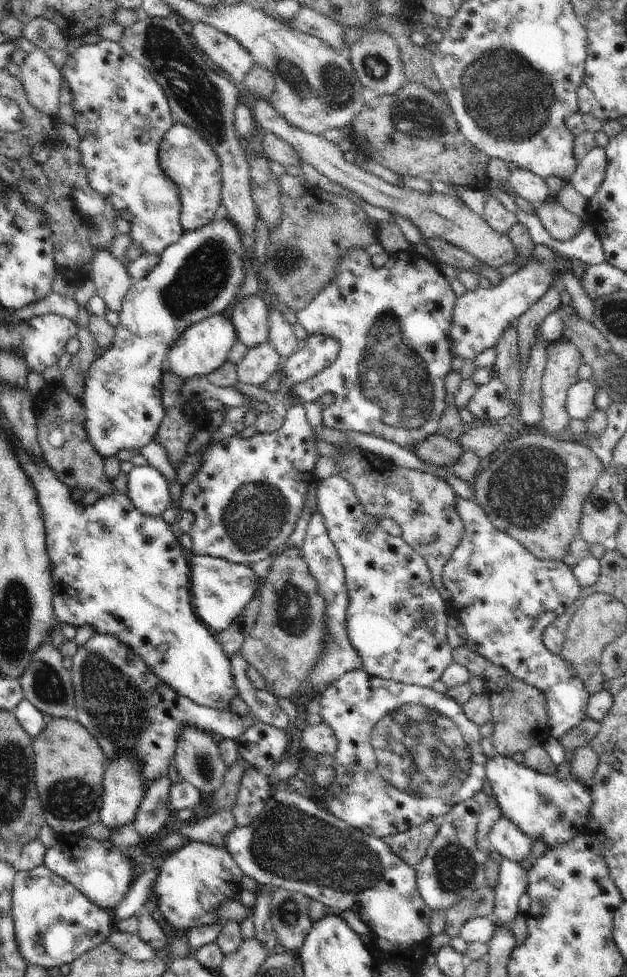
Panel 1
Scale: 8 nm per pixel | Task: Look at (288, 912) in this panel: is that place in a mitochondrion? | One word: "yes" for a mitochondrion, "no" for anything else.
yes

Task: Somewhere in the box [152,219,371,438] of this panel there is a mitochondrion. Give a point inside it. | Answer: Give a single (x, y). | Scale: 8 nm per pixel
(205, 272)

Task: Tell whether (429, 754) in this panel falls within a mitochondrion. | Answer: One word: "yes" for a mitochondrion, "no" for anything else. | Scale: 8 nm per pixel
yes

